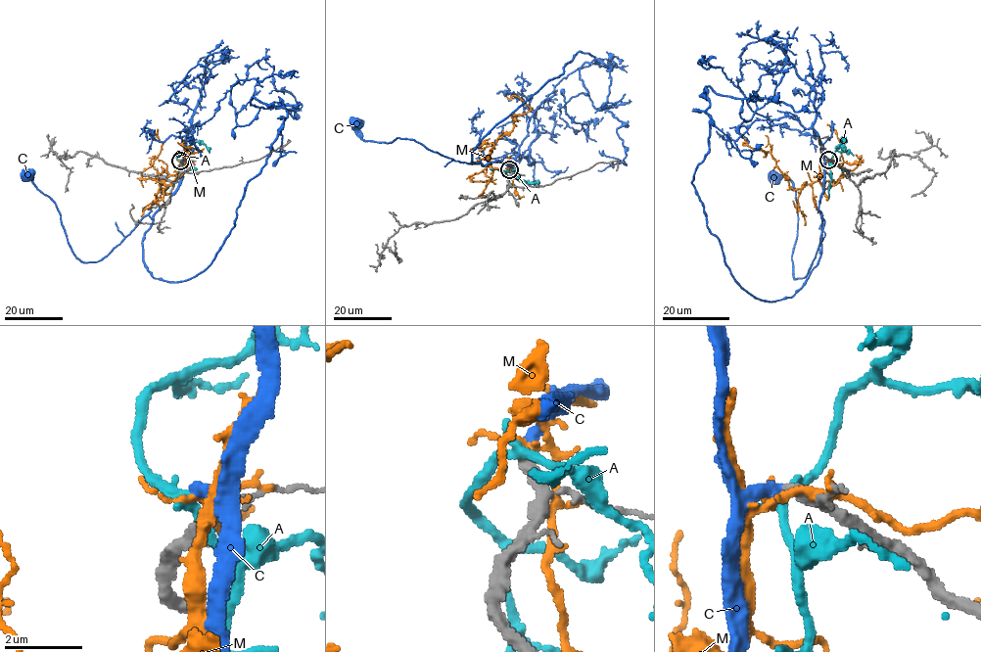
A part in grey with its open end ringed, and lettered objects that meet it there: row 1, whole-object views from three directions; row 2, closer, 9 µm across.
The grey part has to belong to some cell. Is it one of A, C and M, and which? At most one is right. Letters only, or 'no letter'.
C

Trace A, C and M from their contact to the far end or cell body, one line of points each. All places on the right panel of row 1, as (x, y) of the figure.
A: (828, 160), (843, 139), (845, 152)
C: (828, 160), (820, 244), (803, 278), (794, 278), (791, 256), (796, 189), (787, 176), (772, 178)
M: (828, 161), (825, 162), (825, 172), (820, 182), (794, 189), (769, 152), (743, 145), (744, 140)

